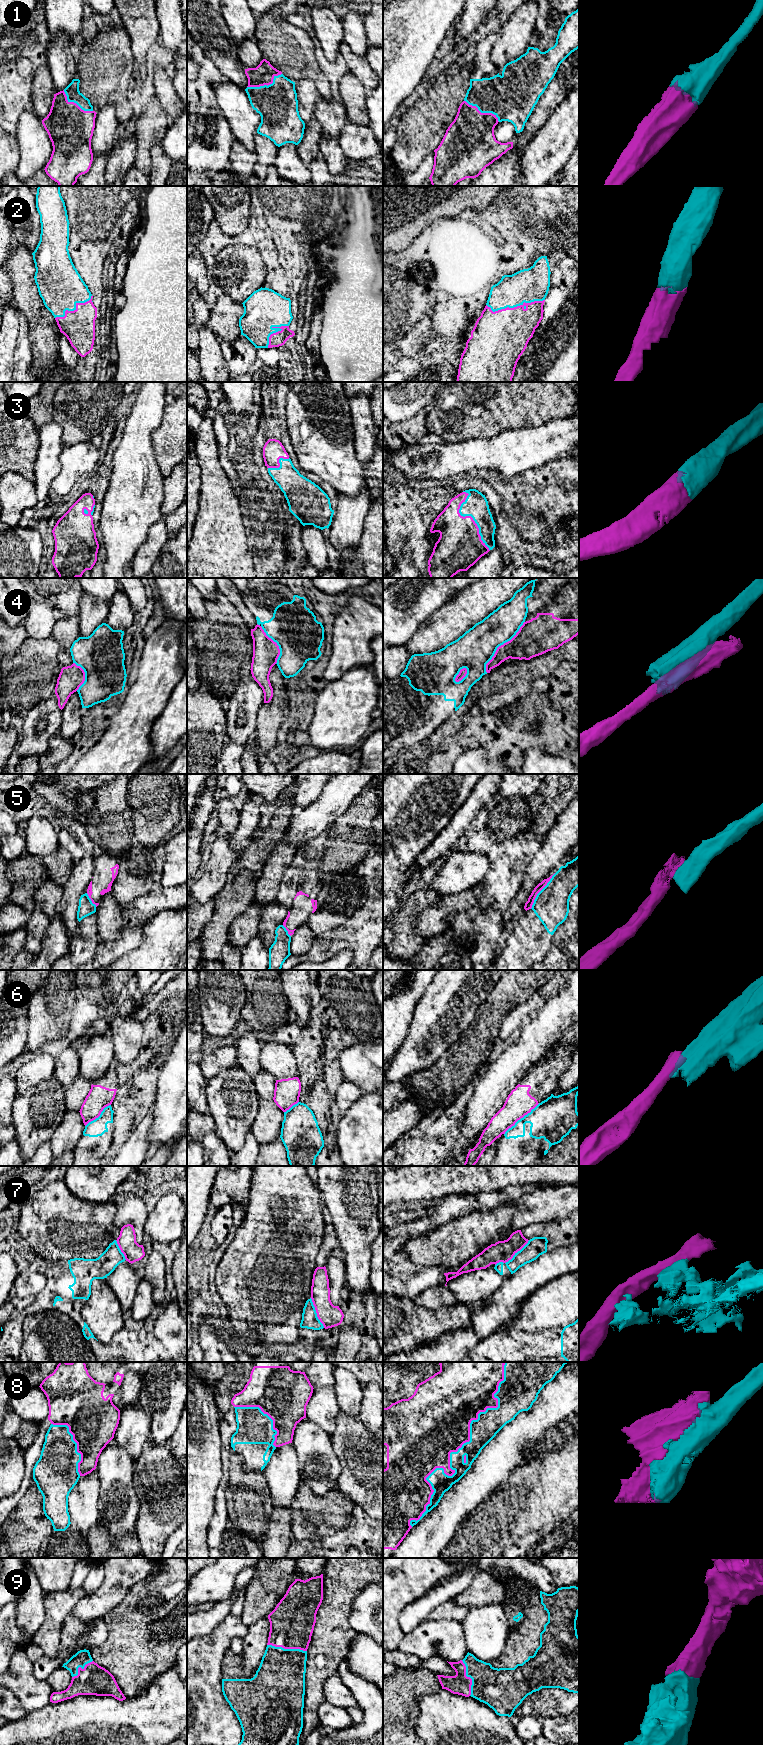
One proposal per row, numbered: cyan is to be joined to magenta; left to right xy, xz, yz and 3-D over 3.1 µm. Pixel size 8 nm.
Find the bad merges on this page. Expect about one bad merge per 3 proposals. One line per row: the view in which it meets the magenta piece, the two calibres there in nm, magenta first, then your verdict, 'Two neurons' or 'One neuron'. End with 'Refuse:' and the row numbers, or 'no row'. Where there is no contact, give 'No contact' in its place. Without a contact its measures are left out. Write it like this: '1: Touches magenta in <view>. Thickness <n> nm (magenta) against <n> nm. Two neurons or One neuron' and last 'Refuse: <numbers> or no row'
1: Touches magenta in xz. Thickness 170 nm (magenta) against 320 nm. One neuron
2: Touches magenta in yz. Thickness 420 nm (magenta) against 280 nm. One neuron
3: Touches magenta in yz. Thickness 360 nm (magenta) against 190 nm. One neuron
4: Touches magenta in yz. Thickness 260 nm (magenta) against 300 nm. Two neurons
5: Touches magenta in yz. Thickness 60 nm (magenta) against 280 nm. Two neurons
6: Touches magenta in yz. Thickness 220 nm (magenta) against 340 nm. Two neurons
7: Touches magenta in xz. Thickness 180 nm (magenta) against 130 nm. Two neurons
8: Touches magenta in yz. Thickness 480 nm (magenta) against 180 nm. Two neurons
9: Touches magenta in xz. Thickness 360 nm (magenta) against 400 nm. One neuron
Refuse: 4, 5, 6, 7, 8

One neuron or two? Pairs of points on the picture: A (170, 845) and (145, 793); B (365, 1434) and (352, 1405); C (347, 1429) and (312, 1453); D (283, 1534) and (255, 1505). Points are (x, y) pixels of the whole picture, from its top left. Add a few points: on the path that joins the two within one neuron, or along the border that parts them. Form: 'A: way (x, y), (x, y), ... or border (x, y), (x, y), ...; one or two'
A: border (169, 836), (162, 845); two
B: border (340, 1410), (357, 1417); two
C: border (329, 1435), (332, 1441), (332, 1449), (340, 1462); two
D: border (273, 1503), (270, 1523), (261, 1543); two

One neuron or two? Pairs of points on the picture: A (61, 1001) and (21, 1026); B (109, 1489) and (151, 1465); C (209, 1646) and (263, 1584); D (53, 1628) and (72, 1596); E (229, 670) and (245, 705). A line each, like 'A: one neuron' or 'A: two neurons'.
A: two neurons
B: two neurons
C: two neurons
D: one neuron
E: two neurons

